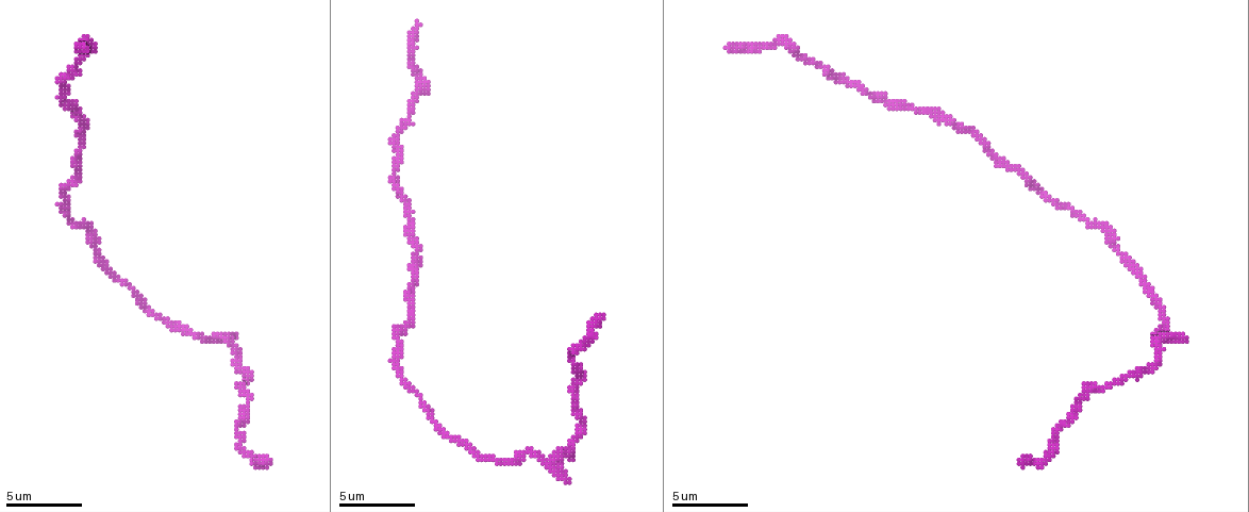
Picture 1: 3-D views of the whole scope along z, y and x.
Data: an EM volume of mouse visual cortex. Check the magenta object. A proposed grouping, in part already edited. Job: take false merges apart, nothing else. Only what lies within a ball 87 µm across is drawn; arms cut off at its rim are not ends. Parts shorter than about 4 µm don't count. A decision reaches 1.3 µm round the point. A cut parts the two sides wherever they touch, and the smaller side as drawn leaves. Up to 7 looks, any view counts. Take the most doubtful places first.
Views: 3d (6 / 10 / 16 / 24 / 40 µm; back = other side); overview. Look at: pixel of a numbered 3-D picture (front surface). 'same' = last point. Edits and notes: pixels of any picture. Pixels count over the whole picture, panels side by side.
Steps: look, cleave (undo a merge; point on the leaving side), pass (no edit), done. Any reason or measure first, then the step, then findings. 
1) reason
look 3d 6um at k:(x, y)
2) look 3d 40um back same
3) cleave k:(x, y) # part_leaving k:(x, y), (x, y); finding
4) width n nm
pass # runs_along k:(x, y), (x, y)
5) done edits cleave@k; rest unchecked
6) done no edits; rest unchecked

calibre changes
look 3d 6um at 1:(236, 350)

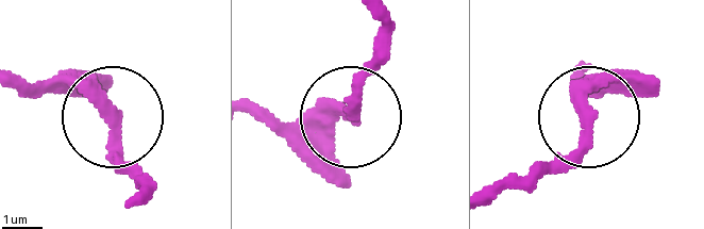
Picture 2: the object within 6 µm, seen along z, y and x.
pass # runs_along 2:(249, 107), (300, 127), (351, 116), (354, 86), (378, 59); all the same neuron

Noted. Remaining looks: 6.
thick turns thin
look 3d 16um at 1:(802, 57)

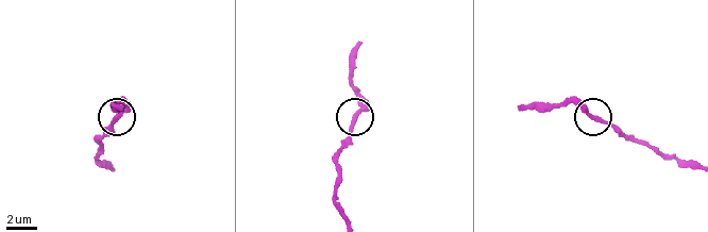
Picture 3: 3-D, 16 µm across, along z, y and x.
pass # runs_along 3:(344, 215), (335, 196), (338, 150), (351, 131), (358, 90); all the same neuron

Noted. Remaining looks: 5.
look 3d 6um at 1:(1094, 224)

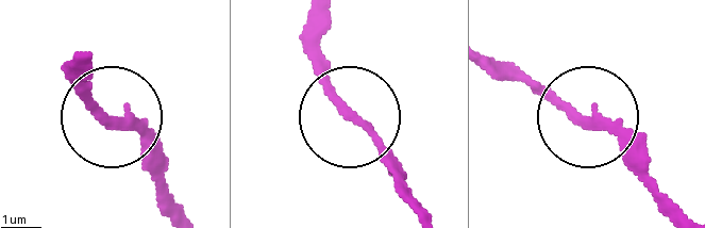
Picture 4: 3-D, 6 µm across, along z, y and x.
width 230 nm
pass # one neuron here

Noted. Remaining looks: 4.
thick turns thin
look 3d 10um at 1:(412, 227)

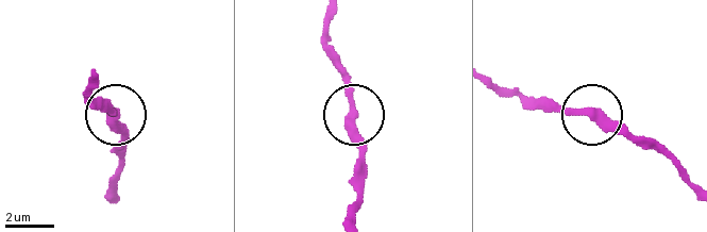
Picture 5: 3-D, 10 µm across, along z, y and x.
look 3d 6um at 5:(113, 120)

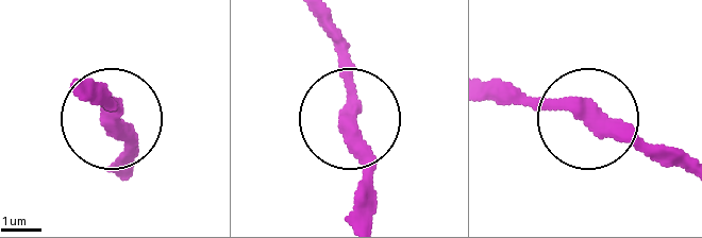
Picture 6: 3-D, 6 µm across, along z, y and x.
width 380 nm
pass # runs_along 6:(357, 220), (367, 159), (347, 108), (337, 31); all the same neuron

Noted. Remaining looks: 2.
done no edits; rest unchecked

